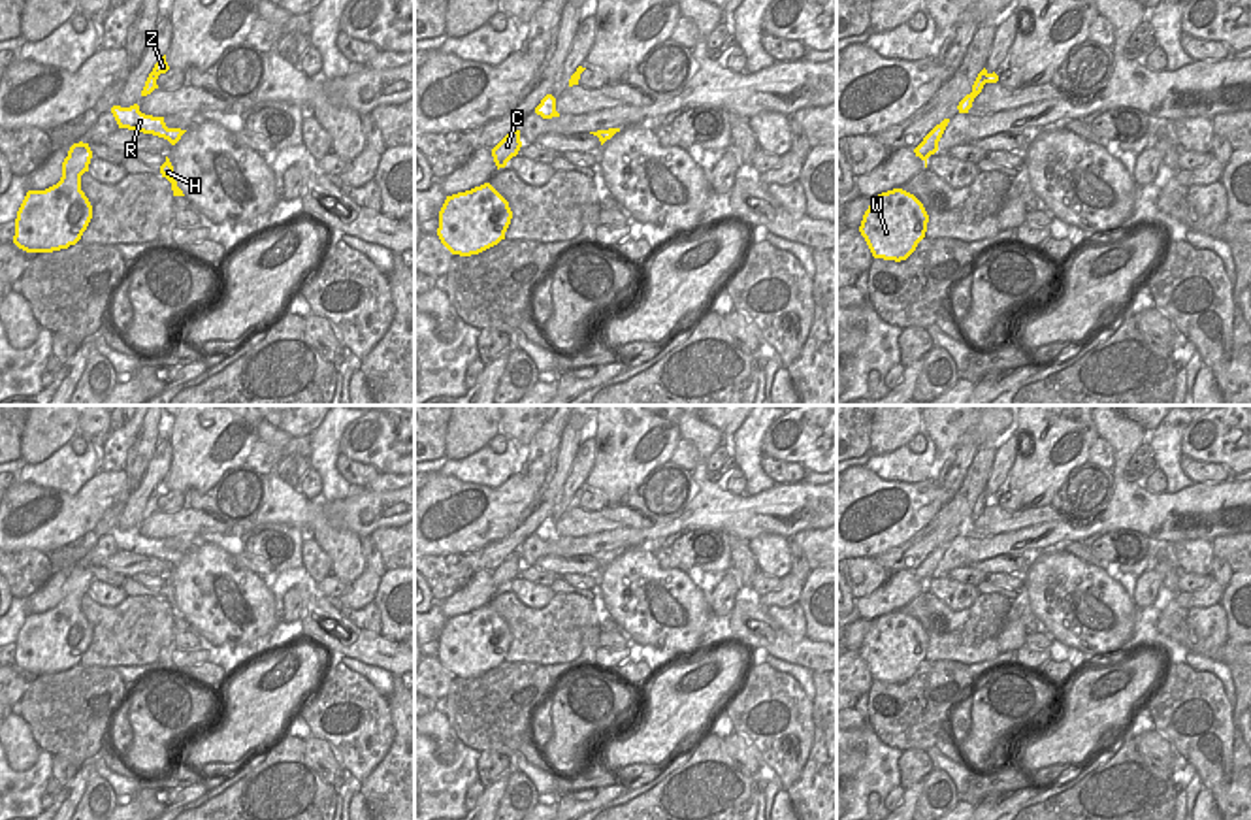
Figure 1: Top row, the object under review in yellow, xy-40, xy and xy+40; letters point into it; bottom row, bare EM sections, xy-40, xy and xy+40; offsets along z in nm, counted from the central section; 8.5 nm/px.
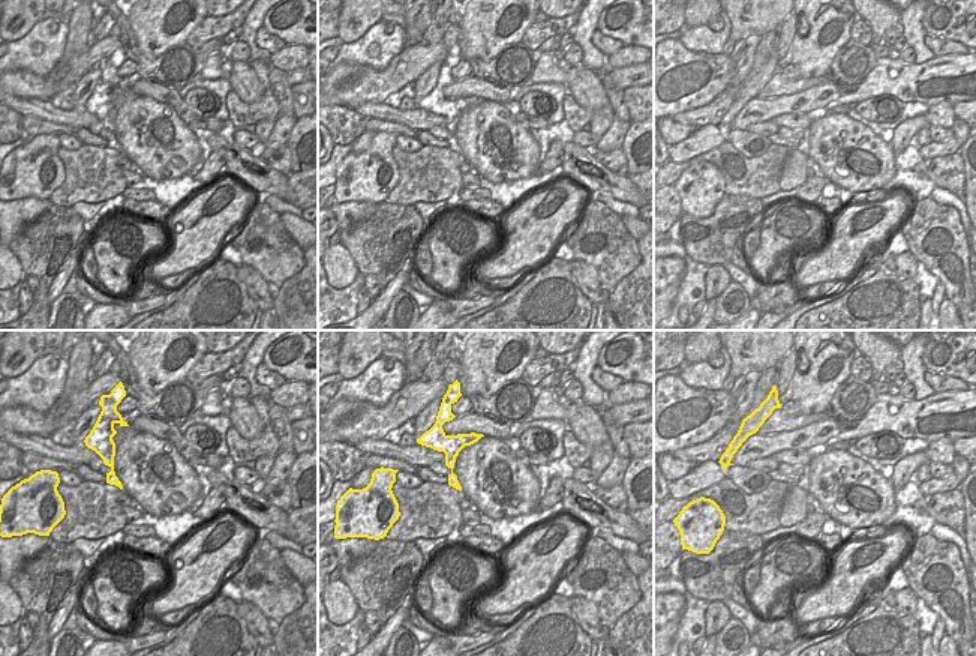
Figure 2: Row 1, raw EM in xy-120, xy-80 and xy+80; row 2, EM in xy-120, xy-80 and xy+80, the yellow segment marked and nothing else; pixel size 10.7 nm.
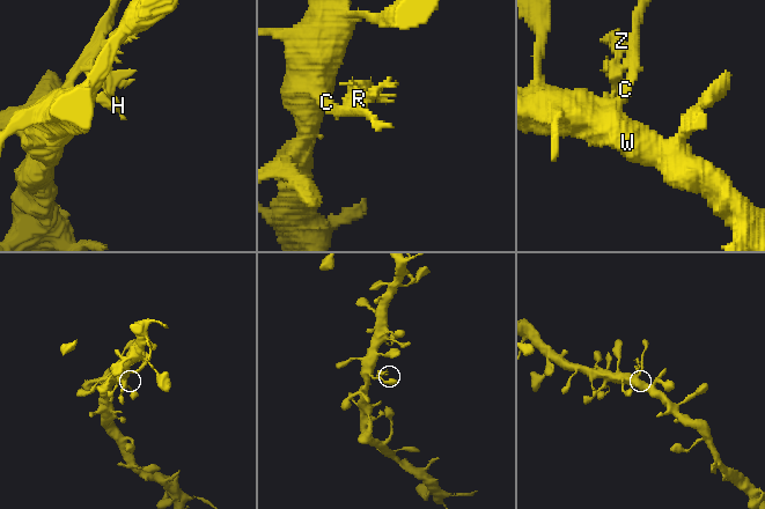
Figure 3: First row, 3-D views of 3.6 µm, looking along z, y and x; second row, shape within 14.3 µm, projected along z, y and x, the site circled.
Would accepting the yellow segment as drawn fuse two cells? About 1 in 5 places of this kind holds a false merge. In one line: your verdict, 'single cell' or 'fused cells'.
fused cells

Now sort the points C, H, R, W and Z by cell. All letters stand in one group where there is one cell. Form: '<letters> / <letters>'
C W / H R Z

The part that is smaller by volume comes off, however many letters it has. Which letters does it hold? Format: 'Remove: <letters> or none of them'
Remove: H, R, Z

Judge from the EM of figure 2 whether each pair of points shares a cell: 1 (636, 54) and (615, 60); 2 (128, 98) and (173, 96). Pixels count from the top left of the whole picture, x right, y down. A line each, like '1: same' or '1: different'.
1: same
2: different

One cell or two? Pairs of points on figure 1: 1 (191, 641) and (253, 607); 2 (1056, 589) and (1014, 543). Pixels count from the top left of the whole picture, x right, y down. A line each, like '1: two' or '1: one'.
1: two
2: two

